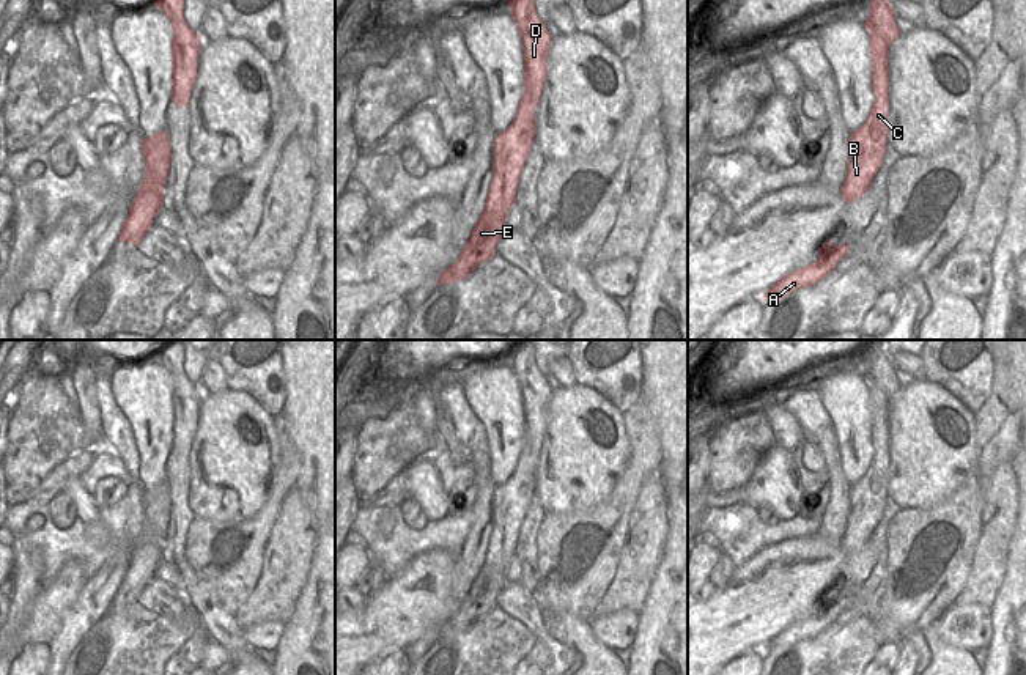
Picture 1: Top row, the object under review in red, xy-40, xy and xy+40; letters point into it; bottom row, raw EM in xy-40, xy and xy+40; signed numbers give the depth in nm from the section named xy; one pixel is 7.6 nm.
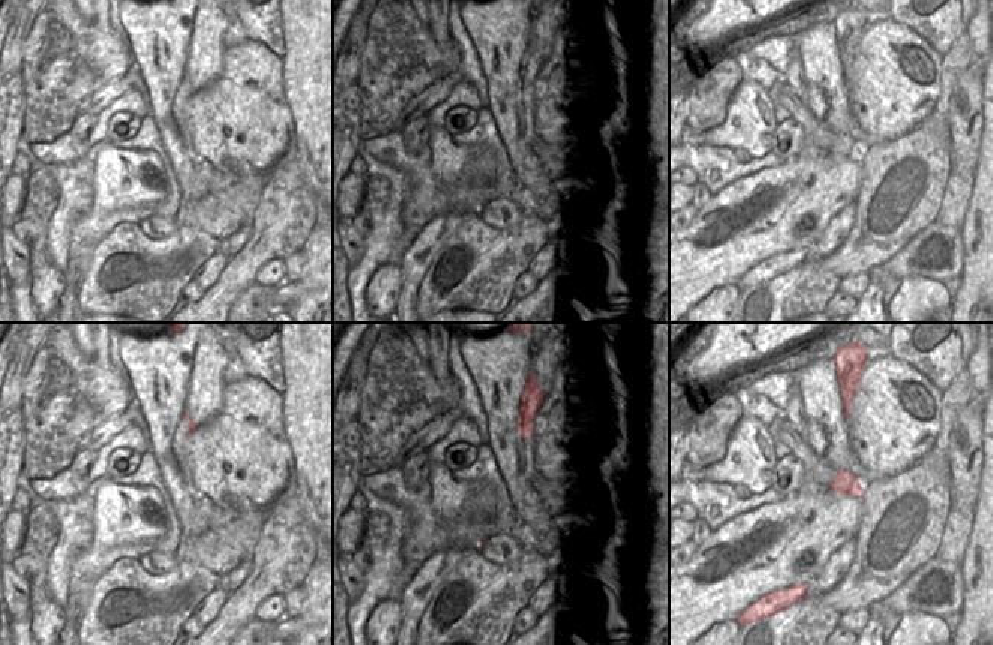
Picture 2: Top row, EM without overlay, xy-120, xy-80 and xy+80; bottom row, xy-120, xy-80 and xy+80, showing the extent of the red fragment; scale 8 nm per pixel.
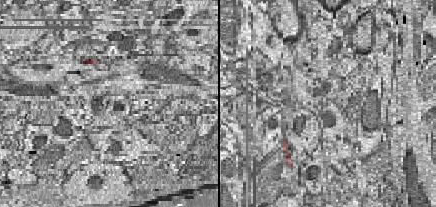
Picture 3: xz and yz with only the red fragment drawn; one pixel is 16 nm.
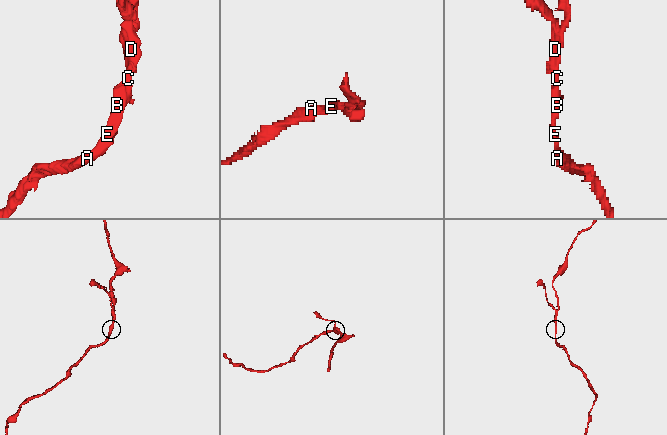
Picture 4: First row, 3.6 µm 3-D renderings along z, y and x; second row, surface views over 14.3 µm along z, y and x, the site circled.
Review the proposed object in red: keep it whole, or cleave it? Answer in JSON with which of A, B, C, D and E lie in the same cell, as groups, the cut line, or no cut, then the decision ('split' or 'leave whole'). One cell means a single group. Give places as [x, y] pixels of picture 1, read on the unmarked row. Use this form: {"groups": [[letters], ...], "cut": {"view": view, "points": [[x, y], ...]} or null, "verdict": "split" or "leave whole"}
{"groups": [["A", "B", "C", "D", "E"]], "cut": null, "verdict": "leave whole"}

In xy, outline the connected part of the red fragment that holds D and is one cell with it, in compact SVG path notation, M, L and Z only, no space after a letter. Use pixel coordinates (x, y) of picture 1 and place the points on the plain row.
M521 340L510 352L511 370L522 390L524 445L513 475L494 491L494 526L485 563L480 568L459 610L444 625L437 637L452 637L496 607L494 601L505 585L505 573L516 554L516 541L529 503L535 492L535 461L541 453L548 430L548 409L552 387L537 368L535 345Z

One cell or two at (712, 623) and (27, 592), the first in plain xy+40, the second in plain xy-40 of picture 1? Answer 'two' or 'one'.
two

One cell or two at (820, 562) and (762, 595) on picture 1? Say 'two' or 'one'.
one

